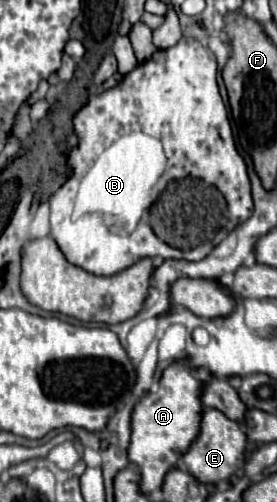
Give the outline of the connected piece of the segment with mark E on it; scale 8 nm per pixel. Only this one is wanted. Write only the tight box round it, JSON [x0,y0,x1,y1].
[182,408,246,484]

